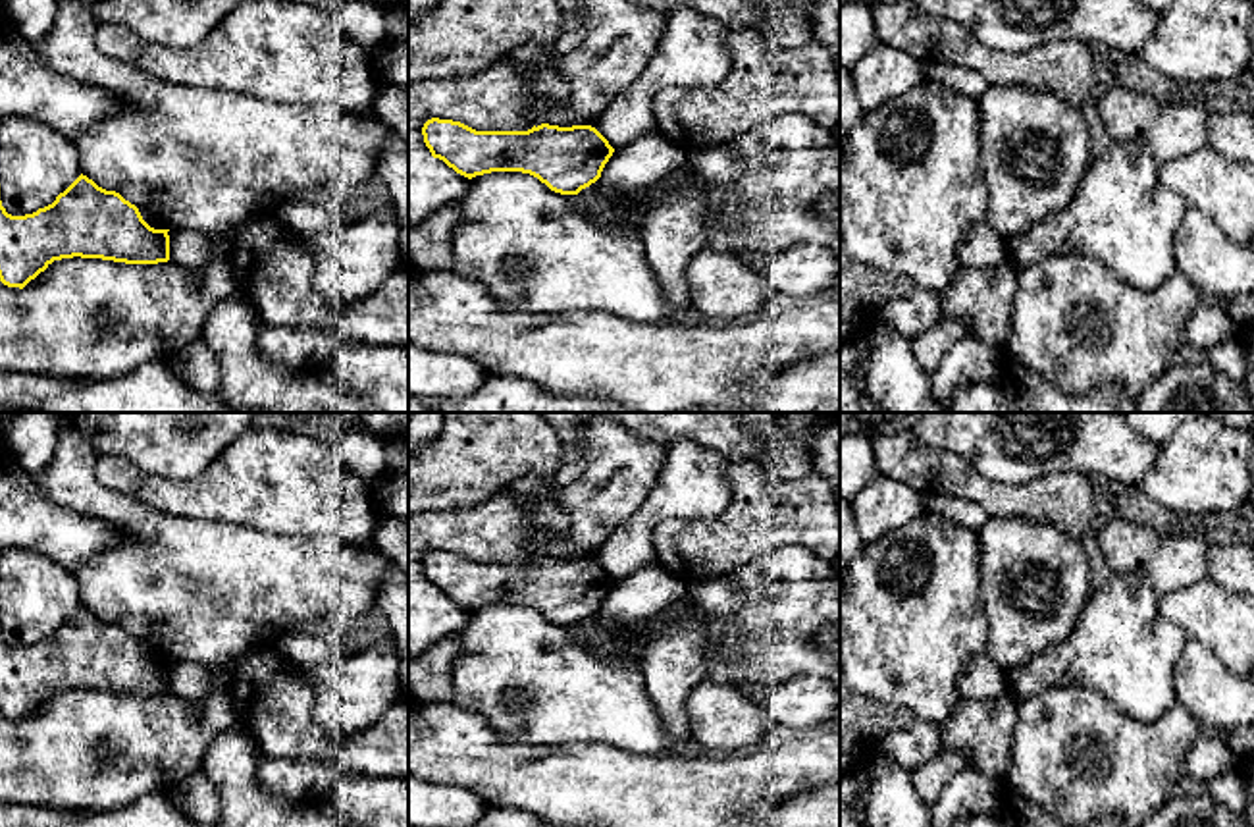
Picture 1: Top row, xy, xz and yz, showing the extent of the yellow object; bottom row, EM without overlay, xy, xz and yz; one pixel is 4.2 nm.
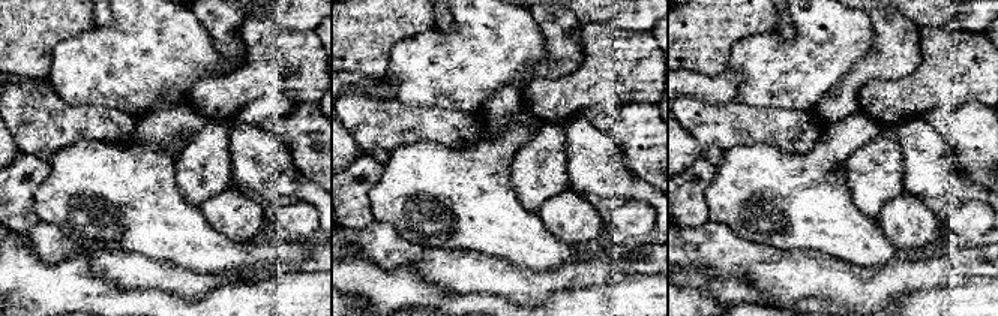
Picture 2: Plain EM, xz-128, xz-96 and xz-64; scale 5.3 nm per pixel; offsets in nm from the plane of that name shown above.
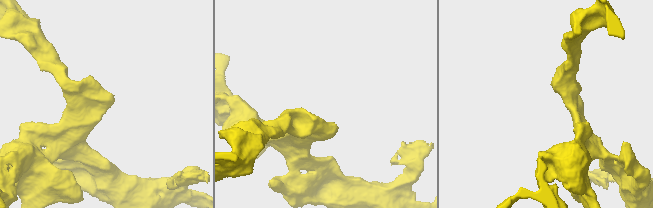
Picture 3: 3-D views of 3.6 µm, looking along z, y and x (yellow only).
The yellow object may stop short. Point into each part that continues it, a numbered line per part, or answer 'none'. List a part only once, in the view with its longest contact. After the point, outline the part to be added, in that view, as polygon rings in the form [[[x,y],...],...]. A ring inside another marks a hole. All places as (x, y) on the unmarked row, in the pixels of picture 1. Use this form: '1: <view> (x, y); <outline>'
none

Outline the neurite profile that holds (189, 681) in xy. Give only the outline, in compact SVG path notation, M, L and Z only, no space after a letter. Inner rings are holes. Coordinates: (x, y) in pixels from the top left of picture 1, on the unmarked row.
M170 661L170 692L181 700L204 700L214 692L212 677L218 667L189 661Z

